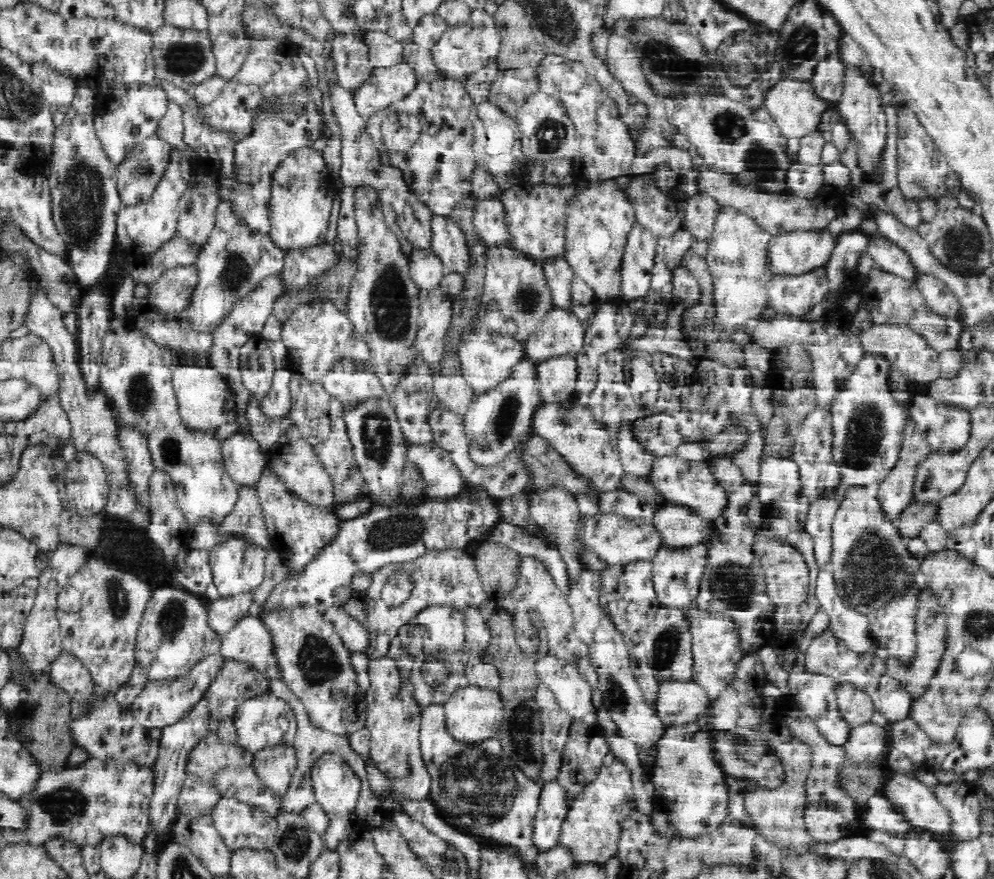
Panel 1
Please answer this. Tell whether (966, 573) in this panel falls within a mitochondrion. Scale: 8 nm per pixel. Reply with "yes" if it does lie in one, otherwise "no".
no

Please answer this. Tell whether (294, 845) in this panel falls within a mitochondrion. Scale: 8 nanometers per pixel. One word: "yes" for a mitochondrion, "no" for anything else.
yes

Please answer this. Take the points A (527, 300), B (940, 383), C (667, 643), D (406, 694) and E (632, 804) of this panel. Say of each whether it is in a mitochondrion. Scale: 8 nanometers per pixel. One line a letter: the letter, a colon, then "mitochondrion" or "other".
A: mitochondrion
B: other
C: mitochondrion
D: other
E: other

